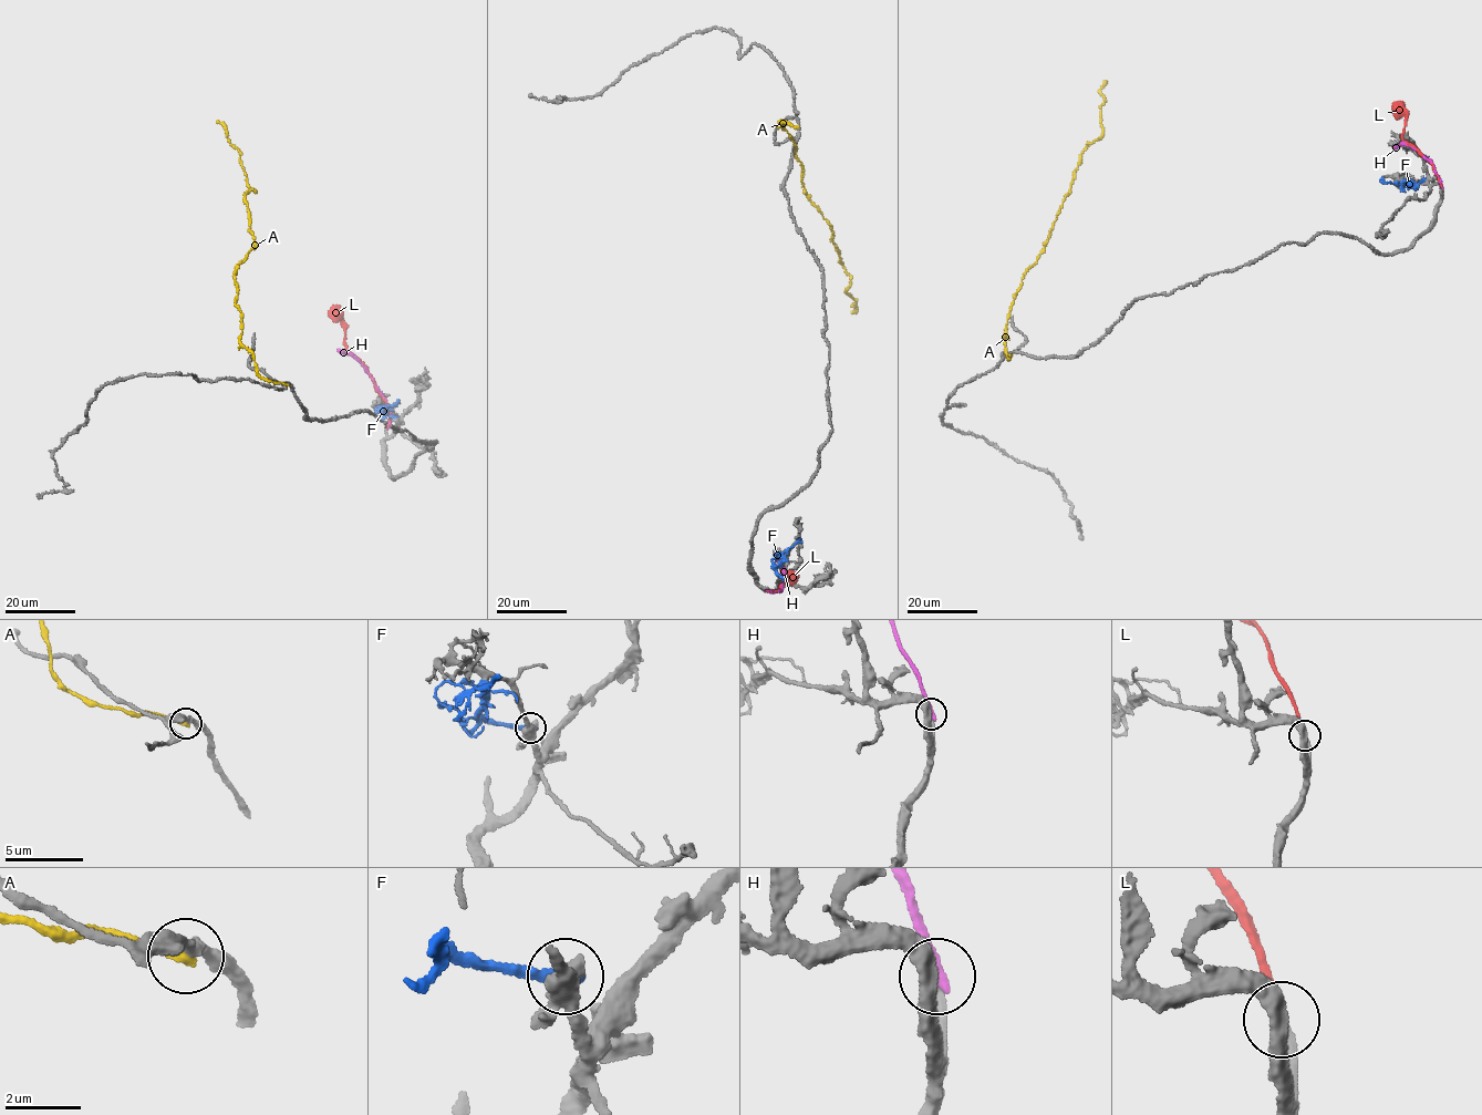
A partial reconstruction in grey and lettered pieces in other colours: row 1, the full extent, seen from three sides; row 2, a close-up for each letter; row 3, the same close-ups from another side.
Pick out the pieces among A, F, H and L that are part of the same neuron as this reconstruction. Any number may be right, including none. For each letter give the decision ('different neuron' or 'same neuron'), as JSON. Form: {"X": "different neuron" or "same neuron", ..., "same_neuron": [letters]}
{"A": "different neuron", "F": "different neuron", "H": "different neuron", "L": "same neuron", "same_neuron": ["L"]}

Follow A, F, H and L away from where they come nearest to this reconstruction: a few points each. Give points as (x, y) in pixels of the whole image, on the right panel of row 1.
A: (1009, 354), (1003, 340), (1012, 302), (1081, 153), (1101, 136), (1107, 81)
F: (1423, 178), (1415, 184), (1392, 183), (1382, 178)
H: (1442, 187), (1432, 164), (1409, 146), (1394, 146)
L: (1441, 186), (1432, 164), (1402, 137), (1406, 113), (1392, 105)

